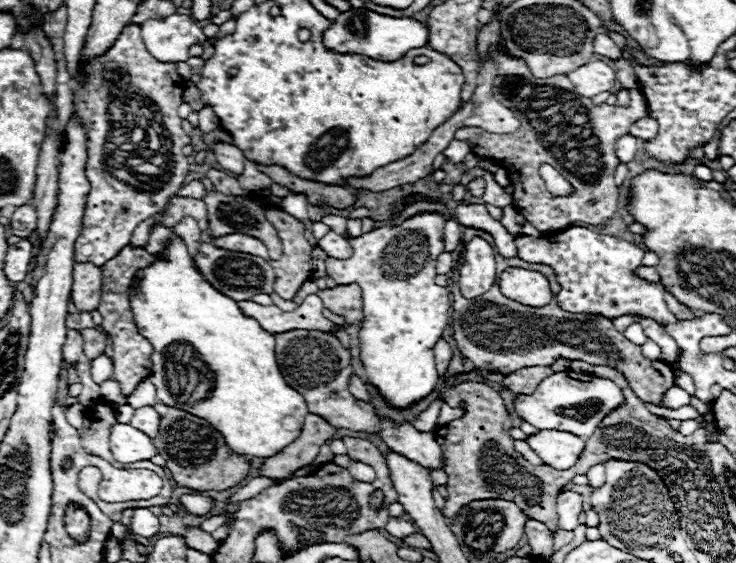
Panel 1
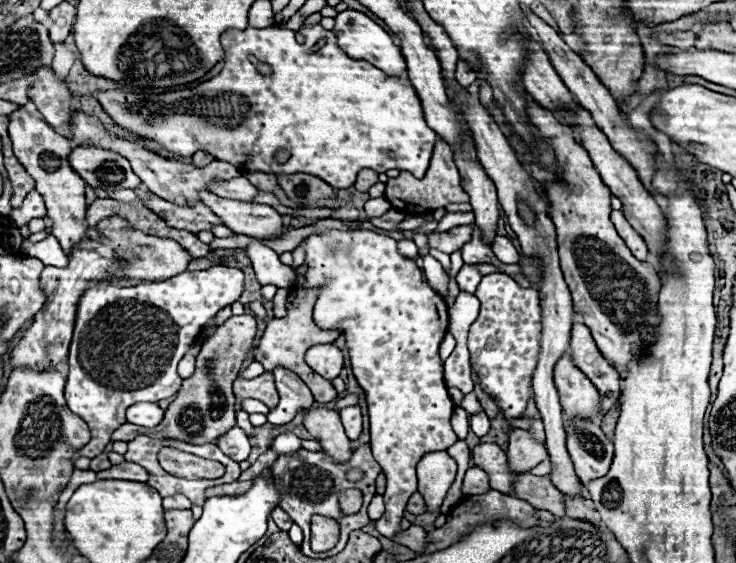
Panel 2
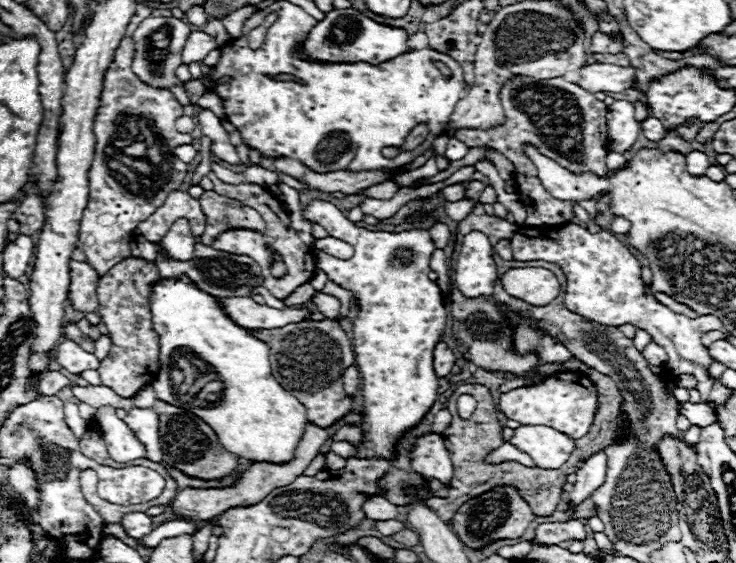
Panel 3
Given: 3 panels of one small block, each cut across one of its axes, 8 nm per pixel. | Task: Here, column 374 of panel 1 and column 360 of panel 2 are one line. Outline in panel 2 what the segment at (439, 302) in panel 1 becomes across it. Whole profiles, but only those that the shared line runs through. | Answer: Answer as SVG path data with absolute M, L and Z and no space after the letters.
M326 230L306 236L300 240L300 244L306 250L304 262L308 270L306 274L296 276L294 282L296 286L318 290L314 322L324 330L340 330L346 336L352 372L366 394L366 404L370 406L370 448L386 476L386 512L380 520L374 522L374 528L392 540L394 534L400 532L398 524L406 502L418 488L416 464L420 458L432 450L446 450L458 442L458 436L450 426L450 416L456 406L446 392L438 358L438 346L448 330L446 302L444 298L440 300L440 296L424 282L416 262L398 254L396 240L384 234L376 234L372 230Z

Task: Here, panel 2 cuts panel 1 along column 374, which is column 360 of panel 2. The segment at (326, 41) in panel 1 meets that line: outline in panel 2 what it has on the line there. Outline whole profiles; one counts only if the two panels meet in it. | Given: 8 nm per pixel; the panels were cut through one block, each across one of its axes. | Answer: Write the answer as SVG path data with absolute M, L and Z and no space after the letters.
M344 10L340 12L336 18L334 18L334 28L332 32L336 34L338 38L338 46L350 56L350 58L356 58L356 60L368 60L372 62L376 68L384 70L386 74L390 76L404 76L406 74L406 62L402 58L402 52L398 46L394 46L390 34L378 26L374 20L370 20L366 14L362 12L356 12L356 10Z

